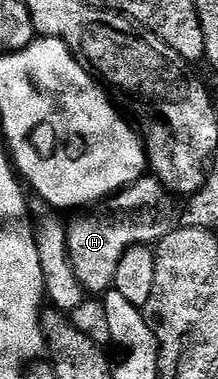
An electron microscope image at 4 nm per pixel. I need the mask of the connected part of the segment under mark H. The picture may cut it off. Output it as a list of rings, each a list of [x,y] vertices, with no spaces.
[[[145,176],[111,199],[110,205],[116,214],[104,214],[101,218],[76,216],[73,222],[67,223],[70,264],[74,264],[74,276],[78,276],[85,292],[100,296],[113,289],[119,261],[128,249],[151,247],[173,230],[178,222],[178,206],[176,210],[172,202],[175,202],[173,195],[157,178]]]

